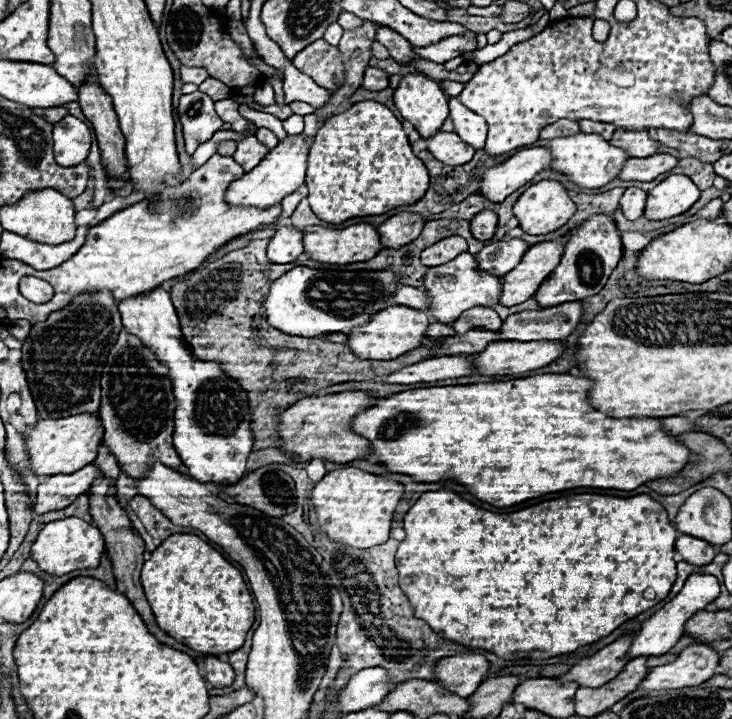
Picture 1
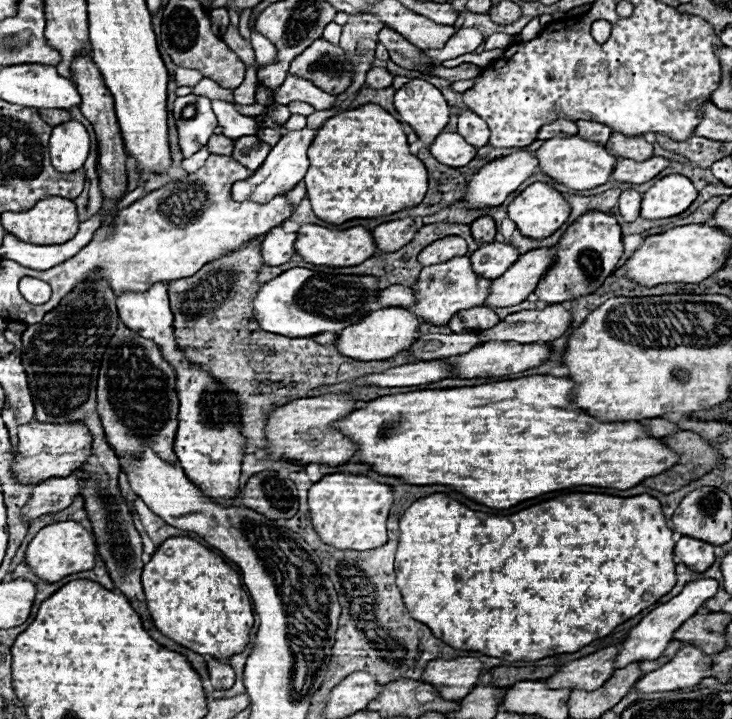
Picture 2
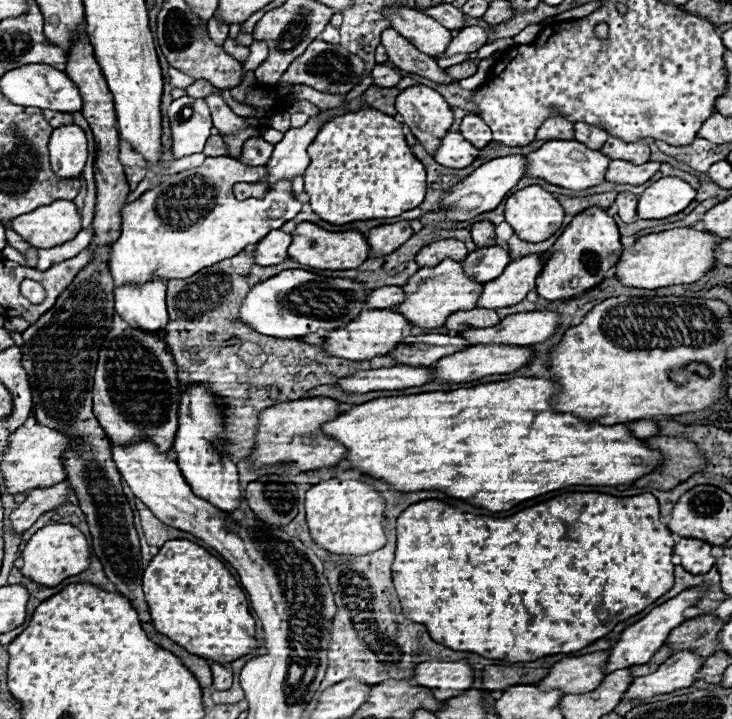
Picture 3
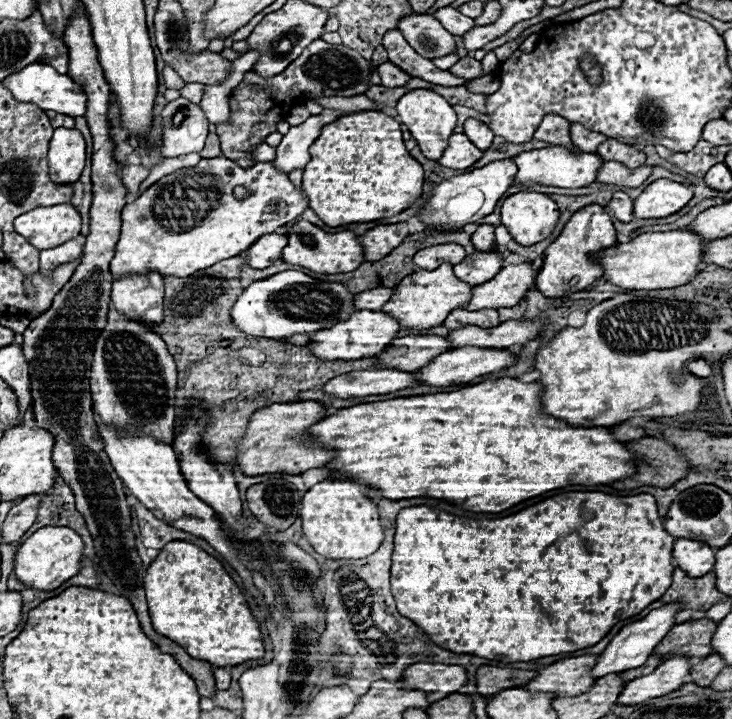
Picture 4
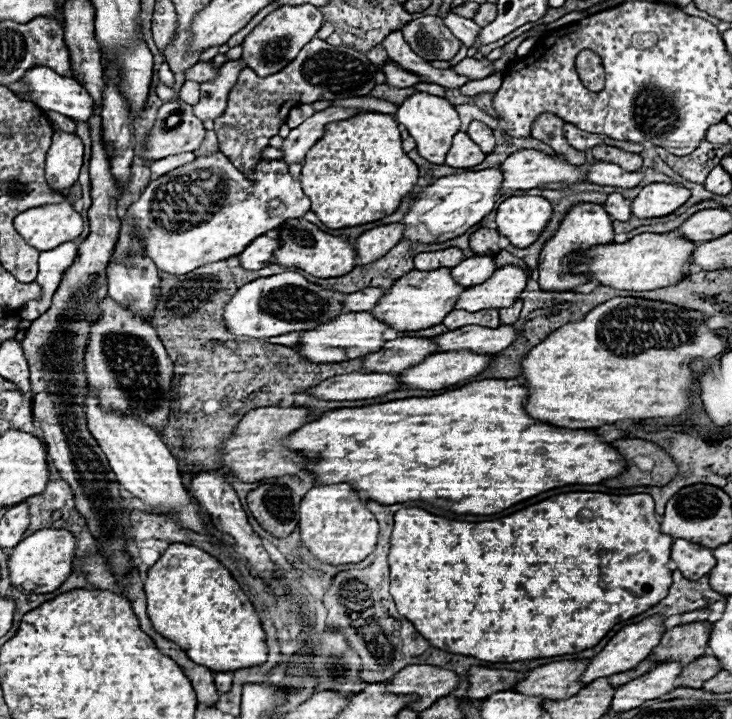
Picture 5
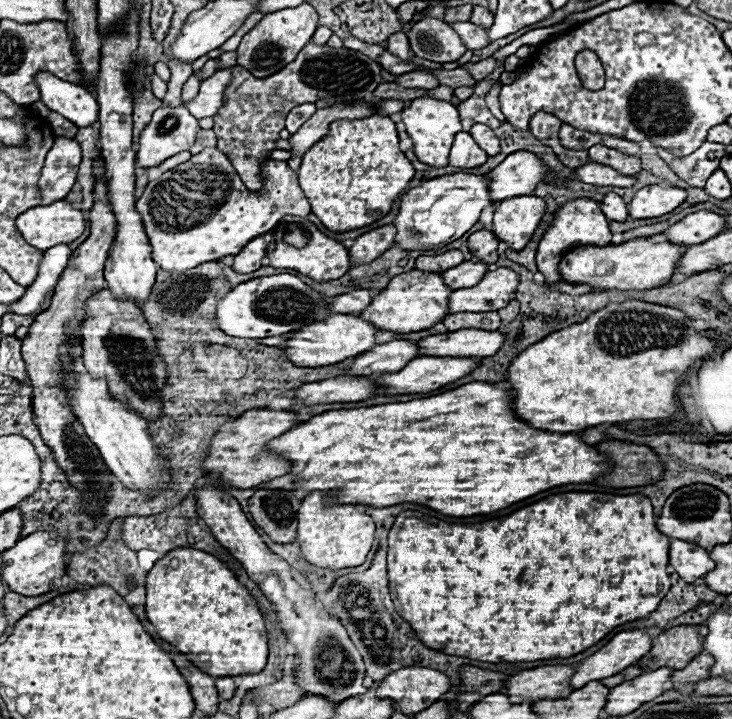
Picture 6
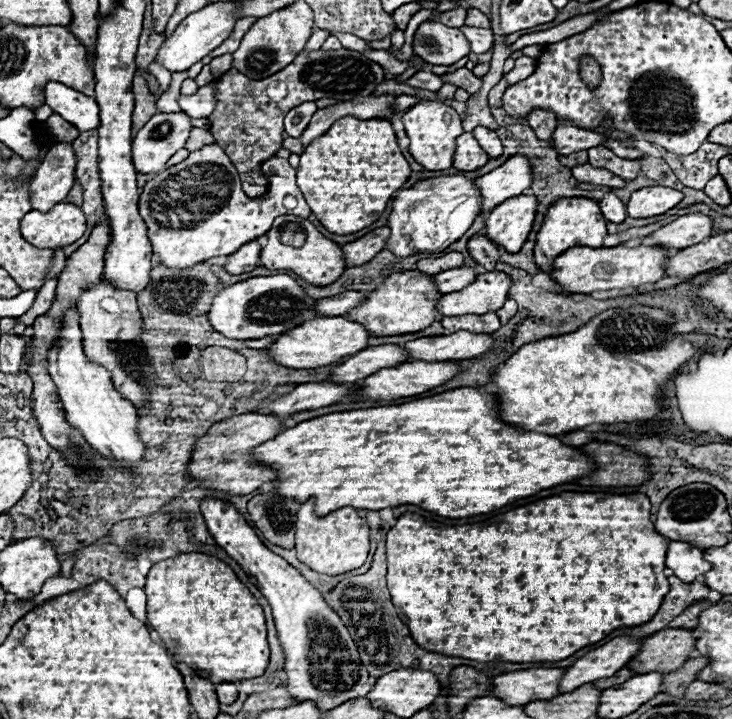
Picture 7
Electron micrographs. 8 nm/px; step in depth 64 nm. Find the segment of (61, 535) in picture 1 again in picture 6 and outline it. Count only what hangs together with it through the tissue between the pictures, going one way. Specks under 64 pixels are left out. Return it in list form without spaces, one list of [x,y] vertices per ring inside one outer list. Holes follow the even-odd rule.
[[[34,532],[26,538],[20,538],[16,546],[2,552],[2,578],[10,586],[10,590],[22,596],[38,596],[46,594],[52,588],[54,578],[62,578],[66,574],[66,538],[58,532]]]

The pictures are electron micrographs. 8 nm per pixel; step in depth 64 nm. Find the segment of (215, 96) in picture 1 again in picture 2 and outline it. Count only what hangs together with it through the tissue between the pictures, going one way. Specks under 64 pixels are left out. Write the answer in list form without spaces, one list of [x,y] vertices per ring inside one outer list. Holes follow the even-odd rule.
[[[202,78],[196,86],[194,86],[194,94],[198,96],[206,96],[210,100],[224,100],[234,103],[233,90],[224,90],[222,86],[218,86],[214,80],[210,78]]]

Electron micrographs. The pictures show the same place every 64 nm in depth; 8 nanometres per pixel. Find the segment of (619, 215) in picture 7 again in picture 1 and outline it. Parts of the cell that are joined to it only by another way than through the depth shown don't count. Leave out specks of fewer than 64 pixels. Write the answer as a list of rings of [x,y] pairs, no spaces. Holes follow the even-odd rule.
[[[628,188],[620,200],[620,208],[626,214],[628,220],[636,220],[644,214],[646,208],[646,196],[648,192],[640,190],[640,188]]]

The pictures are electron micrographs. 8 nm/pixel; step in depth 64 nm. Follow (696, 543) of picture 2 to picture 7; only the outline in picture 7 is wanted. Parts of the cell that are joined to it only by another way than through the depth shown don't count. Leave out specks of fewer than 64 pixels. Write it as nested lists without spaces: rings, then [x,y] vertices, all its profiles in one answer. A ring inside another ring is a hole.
[[[670,542],[666,554],[666,568],[674,572],[684,582],[692,582],[704,572],[712,568],[710,562],[704,560],[704,550],[688,544],[688,542]]]

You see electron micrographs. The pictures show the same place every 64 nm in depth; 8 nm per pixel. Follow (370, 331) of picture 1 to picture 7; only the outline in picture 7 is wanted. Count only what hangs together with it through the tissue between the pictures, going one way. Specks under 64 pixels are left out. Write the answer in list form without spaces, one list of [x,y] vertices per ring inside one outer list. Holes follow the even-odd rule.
[[[320,316],[312,320],[312,324],[300,324],[300,328],[292,328],[288,336],[278,336],[266,350],[276,364],[288,364],[288,368],[320,368],[368,348],[368,338],[368,330],[346,316]]]

